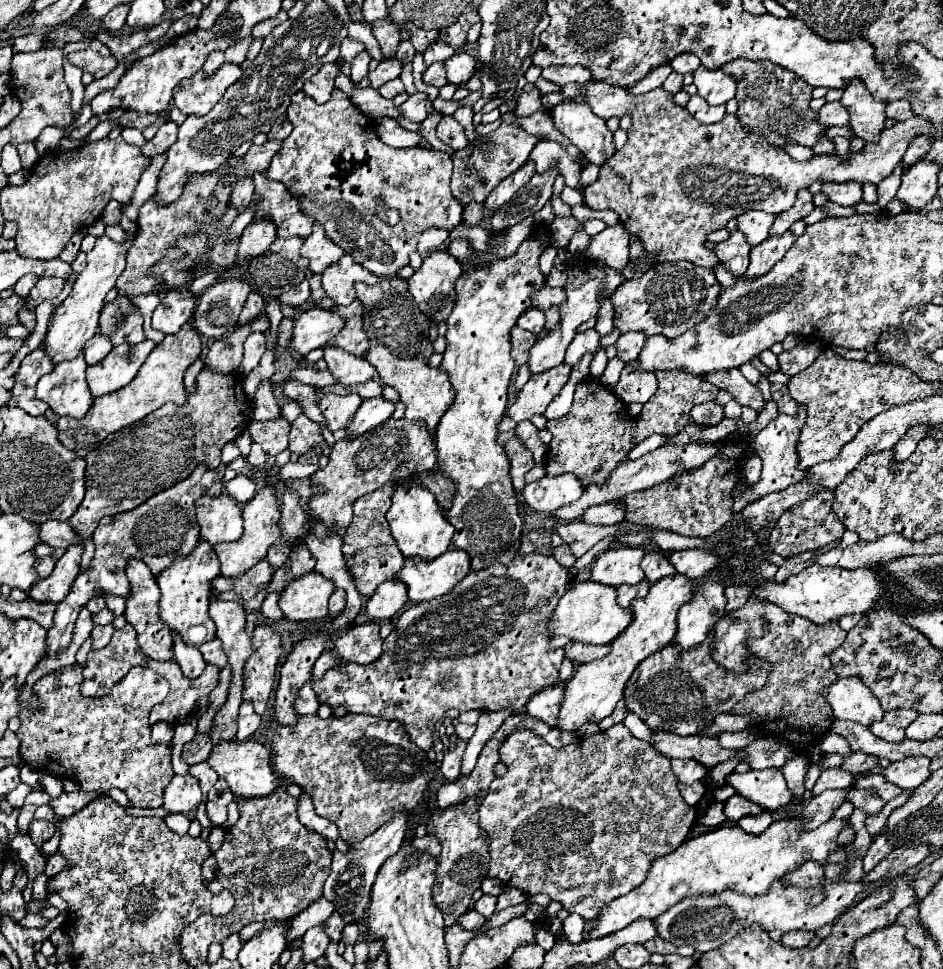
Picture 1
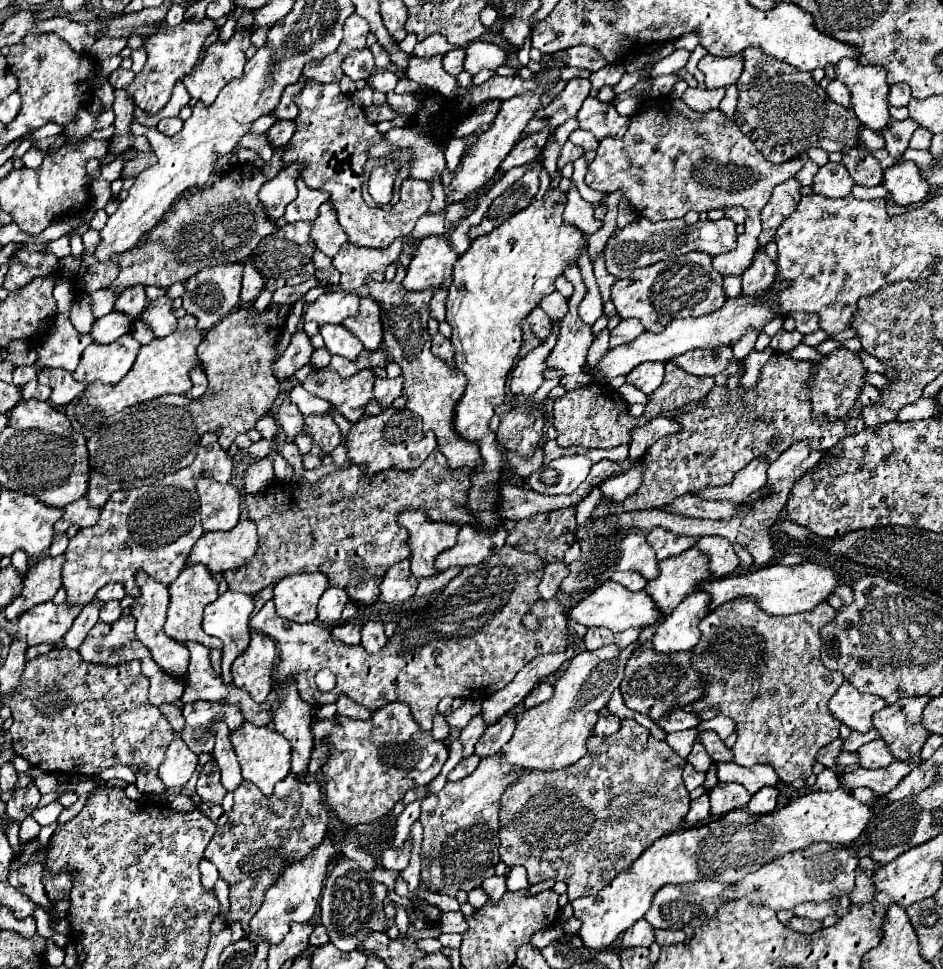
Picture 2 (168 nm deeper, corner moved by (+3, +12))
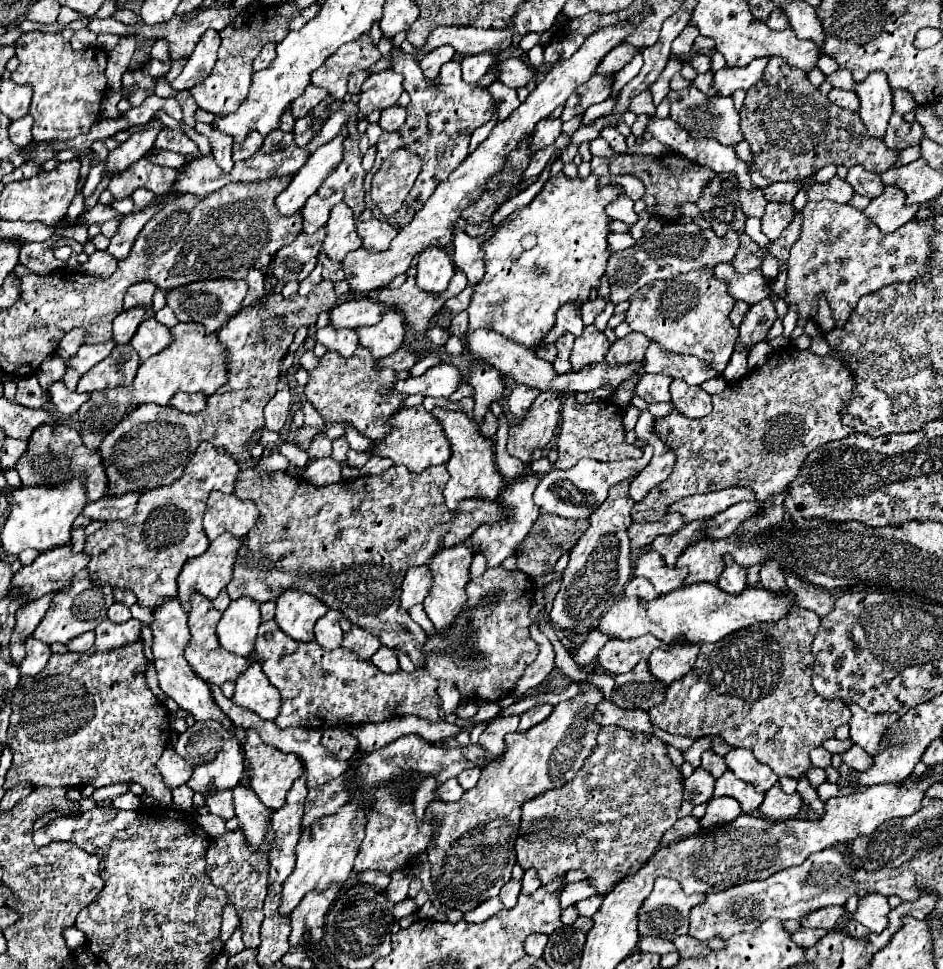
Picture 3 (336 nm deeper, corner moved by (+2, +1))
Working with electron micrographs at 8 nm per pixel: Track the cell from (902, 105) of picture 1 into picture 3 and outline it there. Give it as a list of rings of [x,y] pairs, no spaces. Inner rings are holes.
[[[896,90],[894,92],[894,112],[906,114],[906,112],[912,112],[912,110],[916,110],[916,102],[914,102],[912,94],[904,92],[904,90]]]

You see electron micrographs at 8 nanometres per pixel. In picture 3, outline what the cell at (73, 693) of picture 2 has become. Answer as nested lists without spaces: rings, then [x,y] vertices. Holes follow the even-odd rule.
[[[134,642],[112,652],[52,654],[38,676],[20,678],[12,698],[8,728],[8,746],[14,752],[14,760],[6,774],[4,788],[14,788],[22,782],[70,788],[102,788],[116,782],[138,782],[144,788],[144,794],[154,798],[158,806],[172,806],[170,788],[164,786],[156,768],[156,762],[170,742],[170,716],[166,706],[146,686],[144,666],[144,648],[140,642]]]

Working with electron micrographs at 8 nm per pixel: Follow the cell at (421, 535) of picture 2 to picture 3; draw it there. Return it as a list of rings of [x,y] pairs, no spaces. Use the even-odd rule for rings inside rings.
[[[456,544],[450,548],[440,548],[428,562],[430,574],[432,574],[432,586],[428,596],[424,598],[424,608],[428,618],[438,630],[448,628],[454,622],[454,616],[462,610],[462,604],[466,602],[466,582],[468,582],[468,568],[472,562],[472,550],[466,544]]]

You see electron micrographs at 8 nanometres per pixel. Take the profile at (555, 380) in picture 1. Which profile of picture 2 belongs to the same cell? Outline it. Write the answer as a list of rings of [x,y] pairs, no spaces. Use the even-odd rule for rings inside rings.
[[[585,285],[575,287],[573,297],[569,299],[569,313],[567,313],[565,319],[561,321],[561,329],[559,329],[557,345],[553,347],[553,351],[551,351],[551,355],[549,355],[549,361],[547,361],[547,367],[563,369],[563,371],[565,371],[565,377],[561,377],[561,379],[553,379],[553,381],[545,381],[545,383],[541,385],[541,389],[531,397],[533,403],[541,403],[541,401],[549,395],[549,391],[551,391],[553,387],[557,387],[557,385],[561,385],[561,387],[565,387],[565,389],[577,389],[577,387],[583,387],[583,385],[589,385],[589,383],[595,381],[593,377],[581,373],[581,369],[583,369],[583,365],[585,365],[585,361],[587,361],[587,351],[589,351],[589,347],[591,347],[593,339],[595,339],[595,337],[593,337],[593,331],[591,331],[591,325],[583,323],[581,317],[579,317],[579,313],[577,313],[577,307],[579,307],[581,299],[585,297],[585,291],[587,291]]]

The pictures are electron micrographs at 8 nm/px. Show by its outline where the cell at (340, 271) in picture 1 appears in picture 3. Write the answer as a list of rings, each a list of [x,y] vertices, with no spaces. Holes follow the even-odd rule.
[[[634,20],[632,24],[626,26],[614,26],[614,28],[602,28],[598,32],[594,32],[592,36],[586,38],[586,42],[578,48],[576,54],[572,54],[568,60],[564,62],[556,62],[546,76],[542,78],[542,82],[530,92],[530,96],[502,122],[498,122],[494,126],[494,130],[490,132],[490,136],[474,150],[468,154],[468,158],[448,176],[448,180],[440,182],[436,192],[430,196],[430,200],[424,204],[424,208],[412,218],[412,222],[408,226],[404,226],[398,236],[392,240],[390,248],[384,252],[368,252],[364,248],[358,248],[354,252],[350,252],[342,266],[346,272],[346,280],[350,284],[350,290],[354,292],[368,292],[368,290],[376,290],[376,288],[384,288],[388,282],[392,282],[398,274],[404,274],[412,262],[412,258],[416,254],[420,254],[422,250],[426,250],[428,246],[440,246],[446,248],[452,238],[454,238],[454,222],[460,218],[460,214],[474,204],[474,200],[478,200],[478,196],[482,196],[482,192],[486,190],[486,184],[492,176],[496,176],[498,172],[502,172],[504,162],[508,158],[508,154],[518,148],[520,140],[524,140],[524,136],[528,136],[534,126],[548,118],[548,114],[564,104],[568,100],[568,96],[582,84],[586,82],[592,74],[594,68],[598,66],[598,62],[612,50],[616,48],[638,24],[640,20]]]

